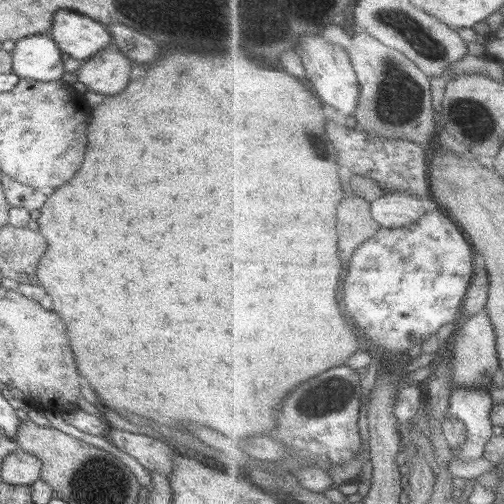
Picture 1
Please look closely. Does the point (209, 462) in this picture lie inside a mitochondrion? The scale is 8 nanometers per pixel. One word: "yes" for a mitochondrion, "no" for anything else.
no

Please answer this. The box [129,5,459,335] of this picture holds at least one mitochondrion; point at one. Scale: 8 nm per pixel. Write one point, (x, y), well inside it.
(400, 98)

